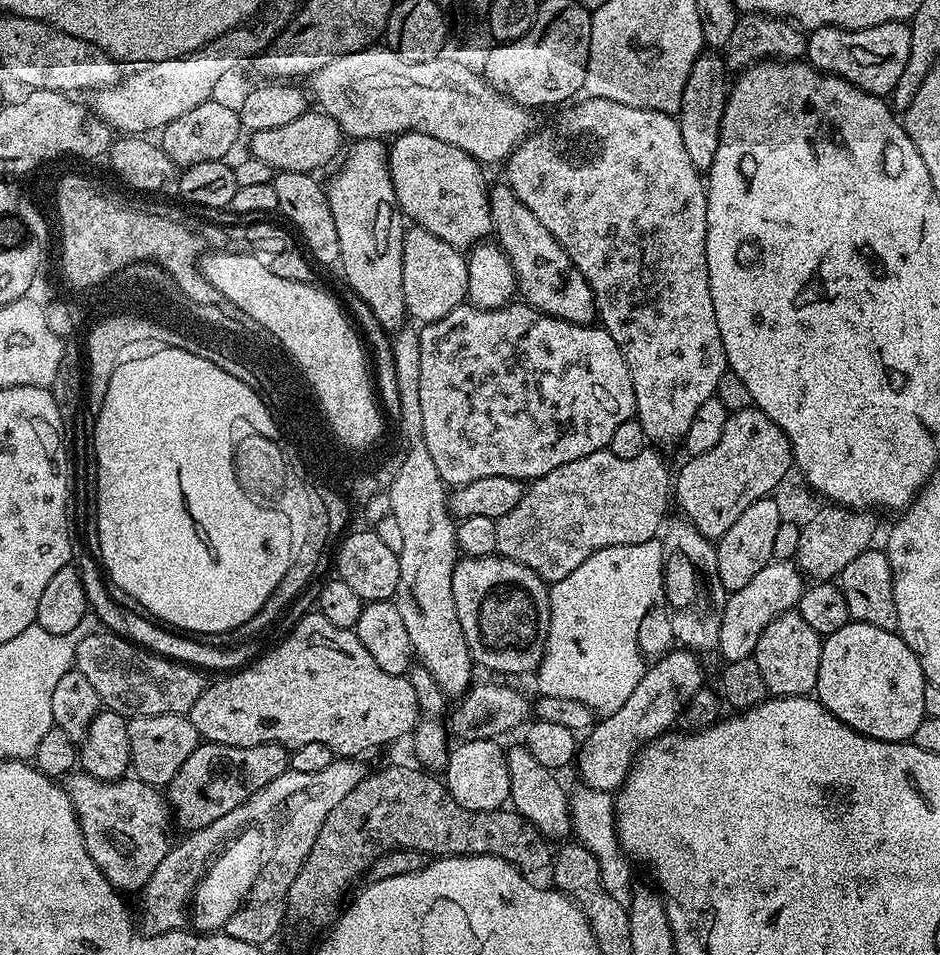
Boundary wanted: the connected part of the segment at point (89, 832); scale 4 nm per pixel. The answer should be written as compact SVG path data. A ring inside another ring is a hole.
M76 774L66 791L76 811L90 858L121 893L139 893L150 882L154 870L170 847L170 805L161 789L135 778L99 780Z

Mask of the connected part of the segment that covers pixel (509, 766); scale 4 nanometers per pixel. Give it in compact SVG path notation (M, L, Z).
M516 742L512 749L507 749L506 770L510 770L511 807L525 820L529 820L549 841L563 841L567 837L564 835L572 832L572 809L569 793L564 793L564 788L556 777L559 775L553 769L540 765L534 754L530 754L530 750L520 742Z

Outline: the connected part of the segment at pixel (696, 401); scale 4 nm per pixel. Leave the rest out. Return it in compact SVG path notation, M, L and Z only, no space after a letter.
M588 96L571 106L565 107L557 124L527 136L506 161L508 177L506 183L520 201L529 208L554 234L554 238L570 254L572 265L588 280L593 292L596 293L596 310L599 323L618 342L618 350L622 350L622 358L626 358L626 366L630 370L630 378L634 386L636 399L635 419L639 420L642 430L648 435L649 441L664 444L667 440L679 441L690 430L690 418L694 418L698 406L706 402L706 398L716 395L716 387L722 374L729 371L726 350L722 346L722 338L718 334L718 318L714 318L714 302L710 298L710 274L706 266L706 206L708 190L701 169L690 162L690 153L682 142L680 121L675 115L649 108L622 106L620 102L610 102L606 98Z

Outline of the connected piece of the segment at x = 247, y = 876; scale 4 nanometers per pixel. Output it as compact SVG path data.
M248 832L242 836L223 857L209 865L200 880L199 886L190 905L191 927L202 934L214 934L221 931L226 922L240 909L256 882L260 871L260 854L262 854L262 838L258 832Z

